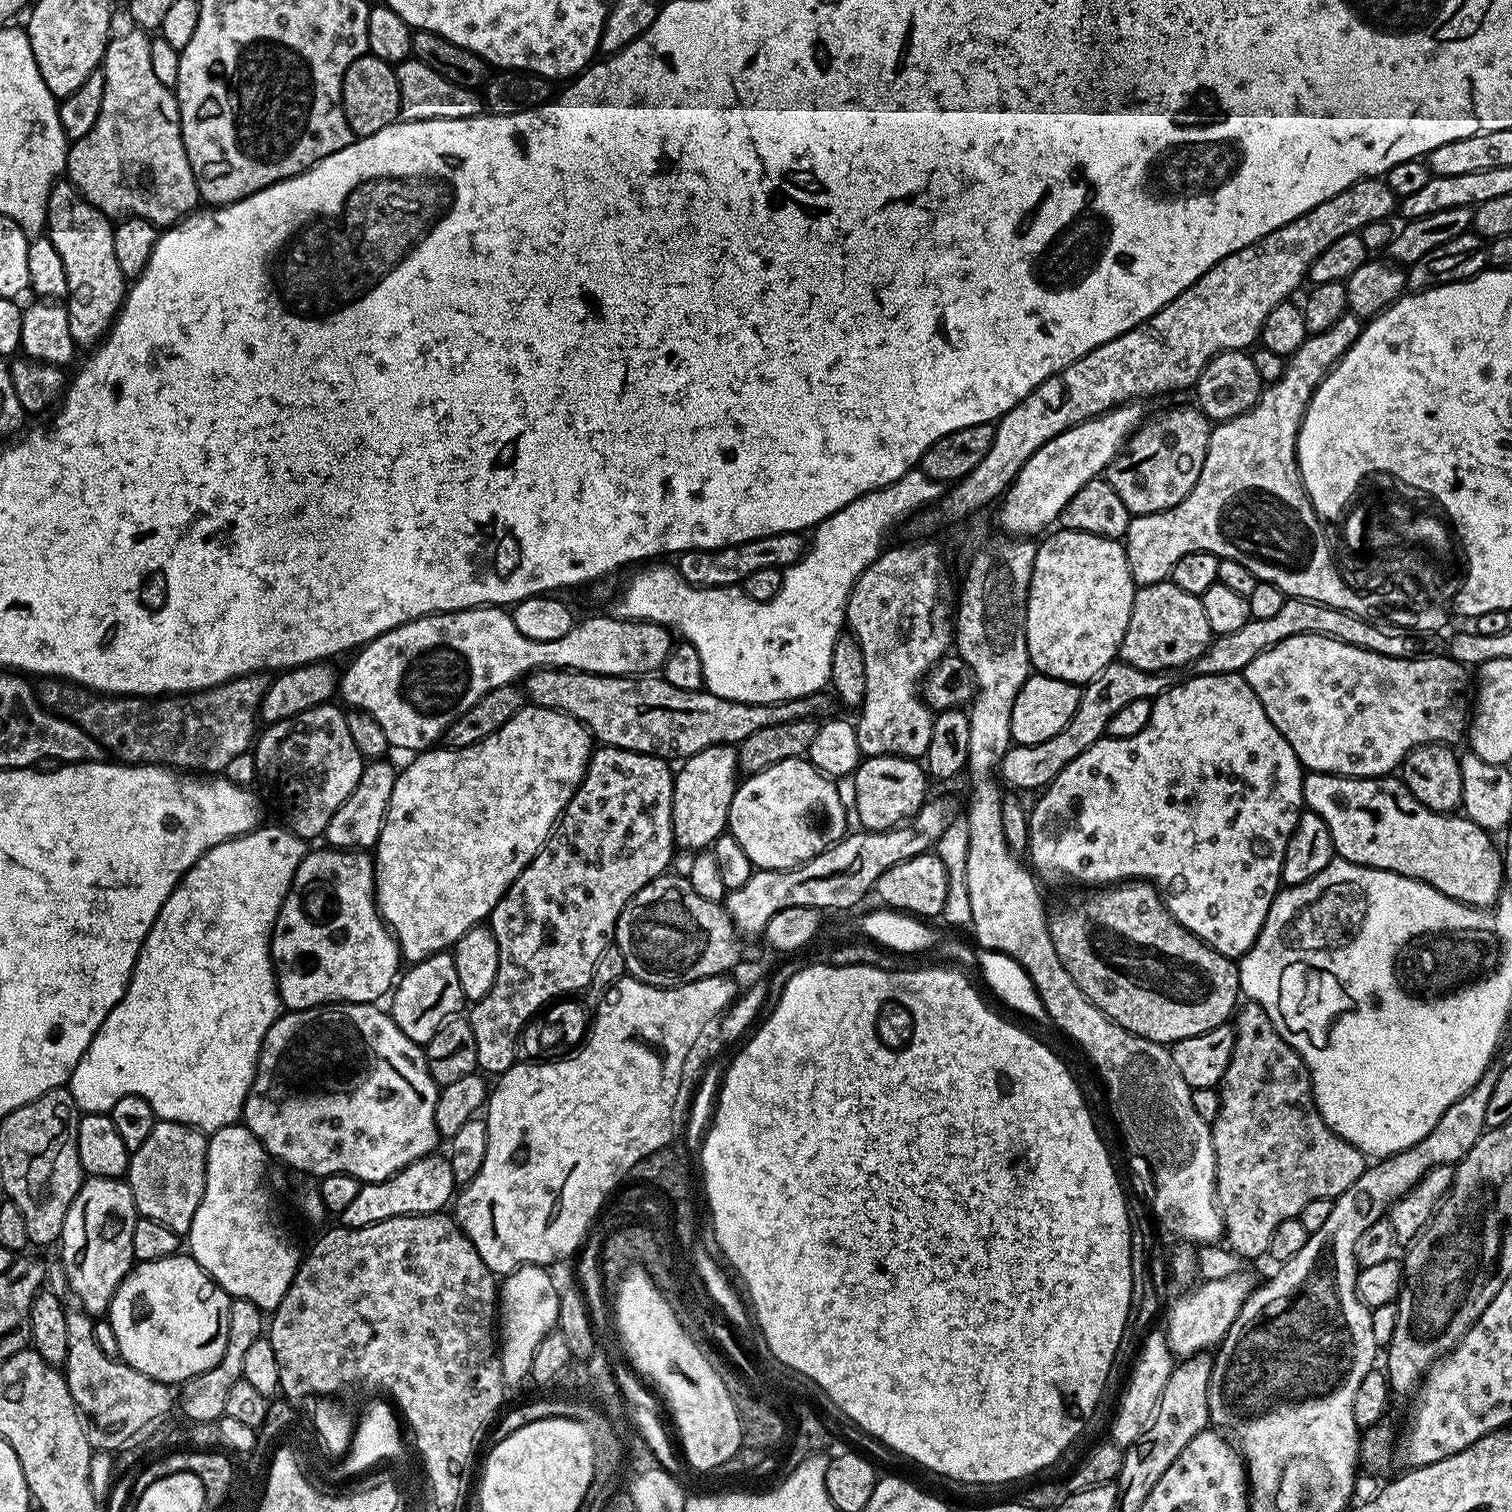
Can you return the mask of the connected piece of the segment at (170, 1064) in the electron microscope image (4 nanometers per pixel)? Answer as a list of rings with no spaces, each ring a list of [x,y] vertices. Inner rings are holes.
[[[257,826],[244,836],[236,836],[209,848],[178,882],[170,898],[166,898],[166,906],[162,906],[158,918],[154,918],[154,926],[145,938],[144,945],[140,947],[124,997],[118,1002],[118,1006],[114,1006],[114,1010],[110,1010],[110,1014],[106,1014],[106,1022],[102,1022],[98,1034],[94,1034],[86,1054],[82,1054],[78,1066],[74,1066],[72,1077],[68,1079],[66,1091],[74,1098],[81,1113],[108,1114],[111,1113],[114,1102],[118,1102],[118,1098],[141,1096],[146,1098],[146,1102],[150,1102],[159,1119],[189,1124],[191,1128],[199,1128],[205,1134],[235,1124],[243,1117],[244,1103],[256,1073],[256,1063],[260,1057],[260,1047],[266,1038],[266,1030],[270,1030],[272,1023],[282,1015],[280,993],[276,987],[276,970],[272,963],[272,931],[282,902],[292,885],[294,874],[310,851],[309,845],[301,836],[294,835],[287,827],[279,827]]]

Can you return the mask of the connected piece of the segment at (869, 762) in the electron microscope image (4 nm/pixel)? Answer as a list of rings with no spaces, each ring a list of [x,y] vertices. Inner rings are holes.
[[[866,756],[857,764],[850,783],[856,787],[859,827],[869,832],[884,832],[911,820],[926,803],[930,777],[925,765],[910,756]]]

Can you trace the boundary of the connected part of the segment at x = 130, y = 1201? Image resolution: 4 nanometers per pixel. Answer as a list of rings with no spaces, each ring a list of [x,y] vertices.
[[[93,1176],[80,1185],[70,1210],[66,1210],[66,1222],[62,1222],[62,1234],[58,1241],[59,1259],[68,1279],[69,1293],[80,1299],[79,1307],[93,1318],[107,1313],[118,1286],[134,1266],[134,1222],[138,1219],[134,1194],[127,1179]]]

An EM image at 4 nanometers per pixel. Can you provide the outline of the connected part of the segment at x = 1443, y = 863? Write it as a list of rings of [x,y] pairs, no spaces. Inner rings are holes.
[[[1309,771],[1304,778],[1304,802],[1307,811],[1318,814],[1318,818],[1322,818],[1322,822],[1326,822],[1326,826],[1330,830],[1330,838],[1336,847],[1336,856],[1339,859],[1349,860],[1352,864],[1361,864],[1367,868],[1381,868],[1411,880],[1420,880],[1422,883],[1430,885],[1434,890],[1438,890],[1458,902],[1468,904],[1472,908],[1491,908],[1502,895],[1500,883],[1505,883],[1506,880],[1504,875],[1504,857],[1501,849],[1497,845],[1496,848],[1492,845],[1493,837],[1485,832],[1483,828],[1479,828],[1474,821],[1465,818],[1463,815],[1431,812],[1429,808],[1422,806],[1422,802],[1418,802],[1418,798],[1414,798],[1414,794],[1410,794],[1410,790],[1399,778],[1393,778],[1391,775],[1375,778],[1357,778],[1355,776],[1332,776],[1329,772]]]

